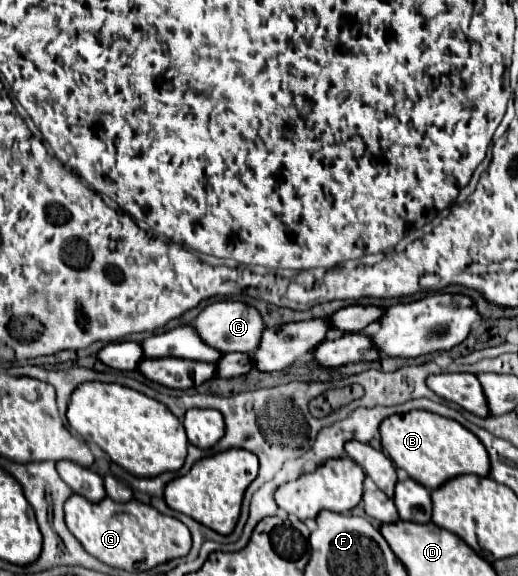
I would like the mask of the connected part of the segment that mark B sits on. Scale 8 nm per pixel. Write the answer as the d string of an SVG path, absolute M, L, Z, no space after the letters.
M409 411L405 415L393 415L393 417L385 419L381 423L381 443L383 443L383 449L389 453L389 457L393 459L393 463L399 469L405 469L411 479L415 479L417 483L421 483L427 489L437 489L443 483L447 483L449 479L467 475L467 473L487 477L489 469L491 469L487 449L469 429L465 429L455 419L447 419L447 417L441 417L431 411Z

